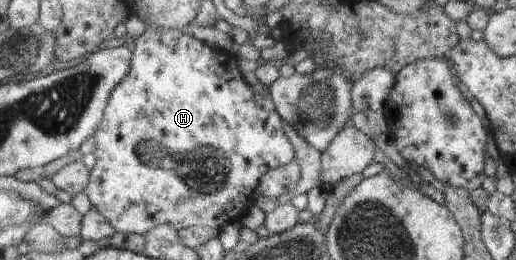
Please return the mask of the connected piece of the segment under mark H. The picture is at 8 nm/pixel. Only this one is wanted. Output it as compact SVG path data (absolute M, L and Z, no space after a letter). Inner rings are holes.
M148 24L145 32L134 39L134 45L131 47L133 56L130 71L114 88L105 111L105 119L95 133L96 147L93 154L96 163L91 171L91 182L84 191L92 207L96 208L117 232L129 236L144 236L145 233L152 232L156 226L164 224L171 224L178 231L192 226L208 226L220 231L226 224L241 222L256 203L255 193L261 177L270 170L288 165L295 160L295 147L285 131L286 120L274 108L266 109L261 103L254 105L256 93L240 73L240 58L232 52L212 49L200 39L188 36L181 30L159 28L156 24Z

